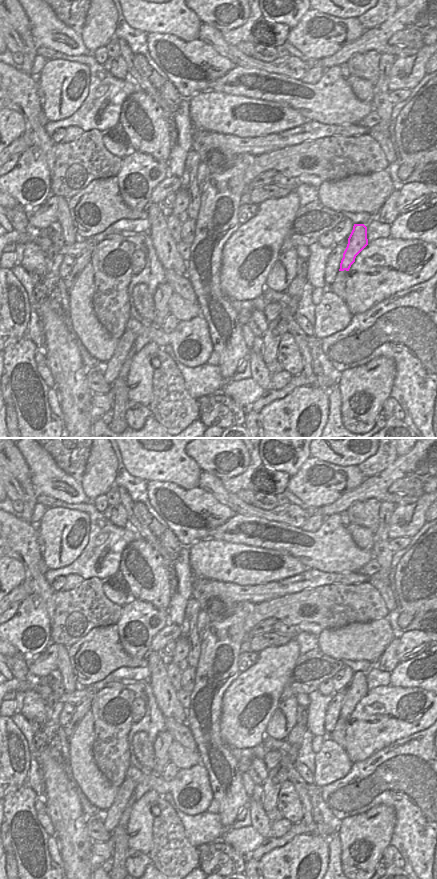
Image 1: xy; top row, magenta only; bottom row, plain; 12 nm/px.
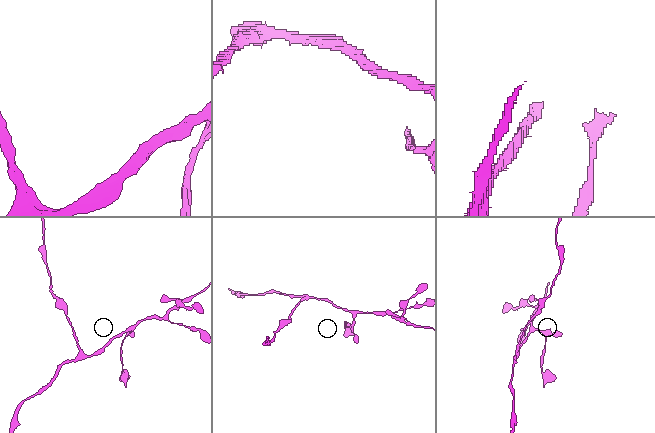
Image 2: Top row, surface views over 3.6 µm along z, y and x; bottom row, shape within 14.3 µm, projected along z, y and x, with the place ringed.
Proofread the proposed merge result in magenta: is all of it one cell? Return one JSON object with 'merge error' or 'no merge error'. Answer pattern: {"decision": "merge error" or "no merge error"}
{"decision": "merge error"}

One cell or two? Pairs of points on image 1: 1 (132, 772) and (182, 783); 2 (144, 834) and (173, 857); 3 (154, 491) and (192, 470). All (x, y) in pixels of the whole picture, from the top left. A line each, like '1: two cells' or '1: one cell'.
1: one cell
2: two cells
3: two cells

